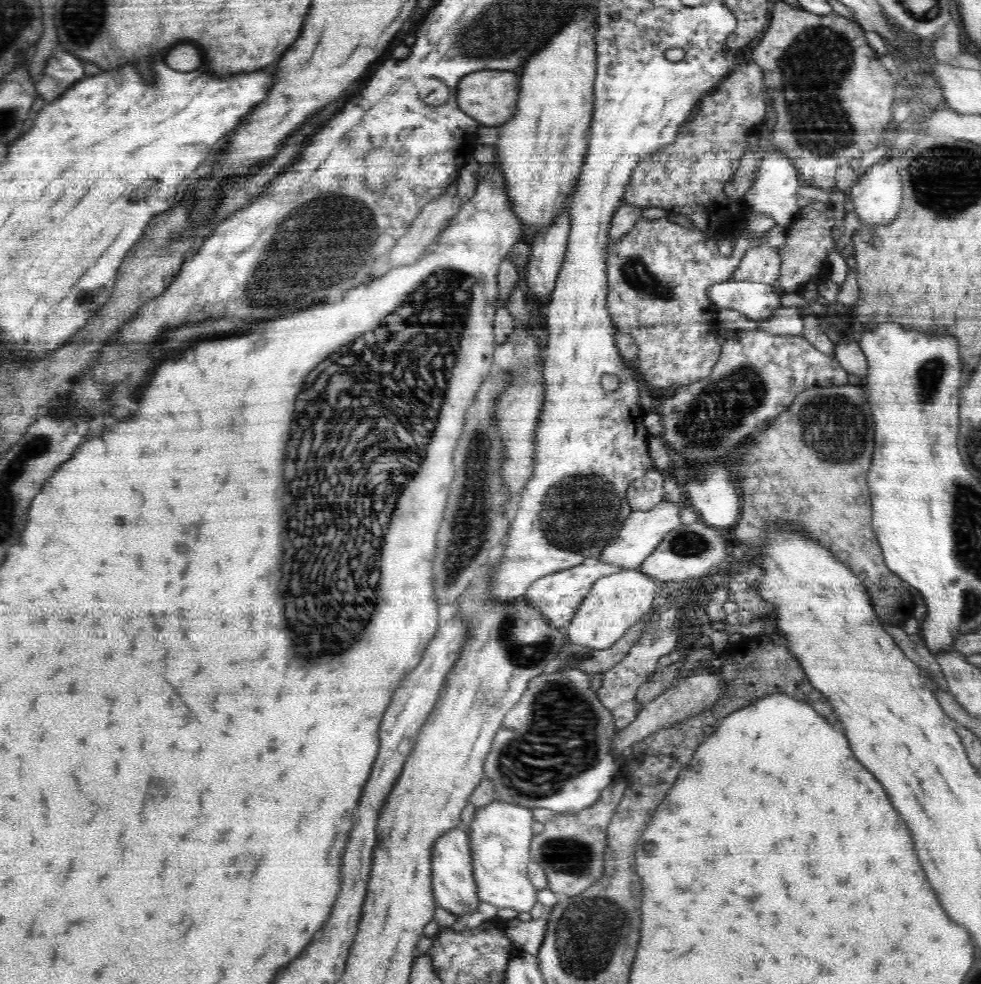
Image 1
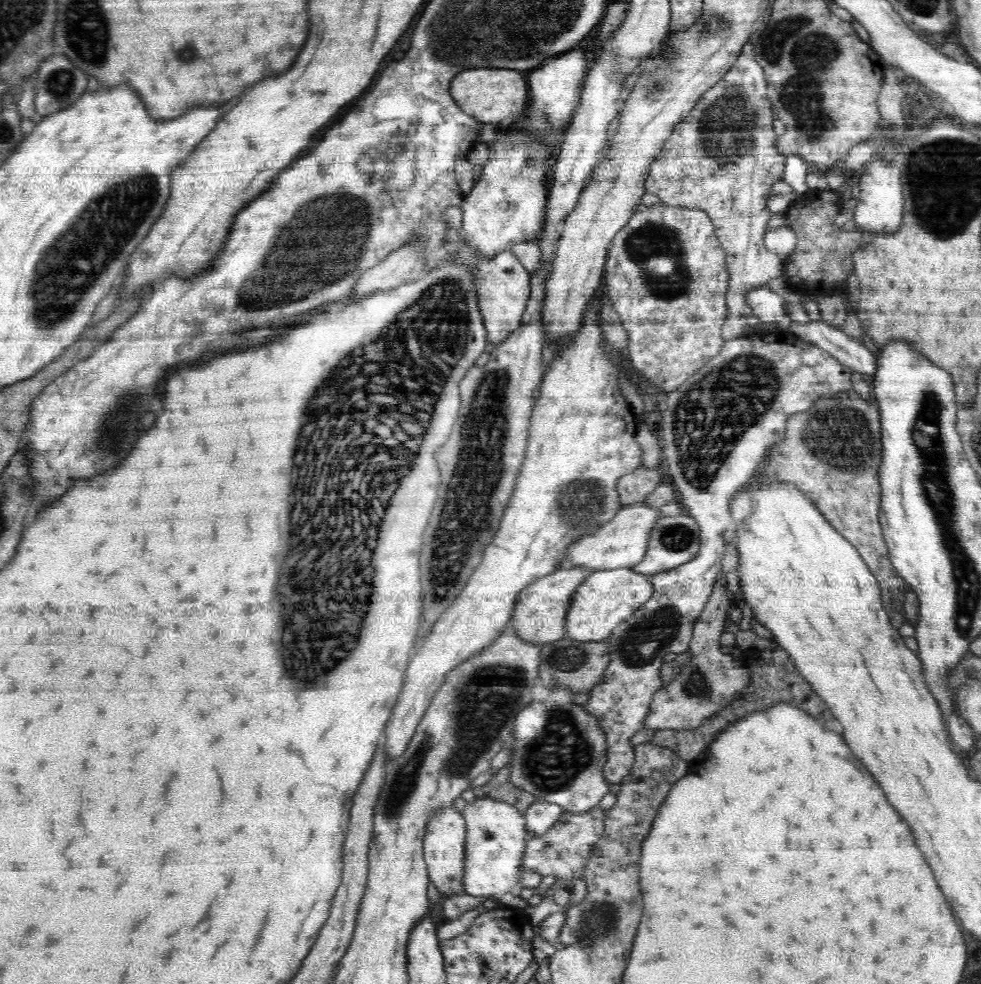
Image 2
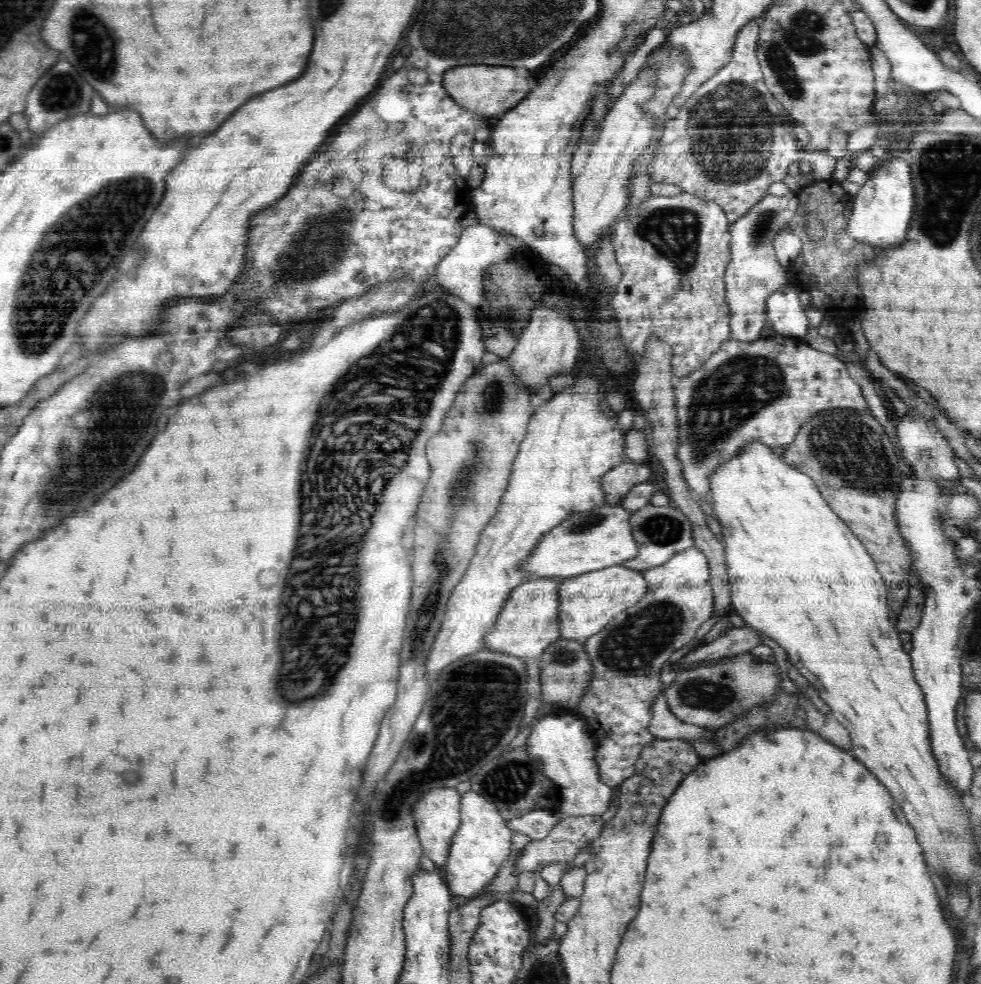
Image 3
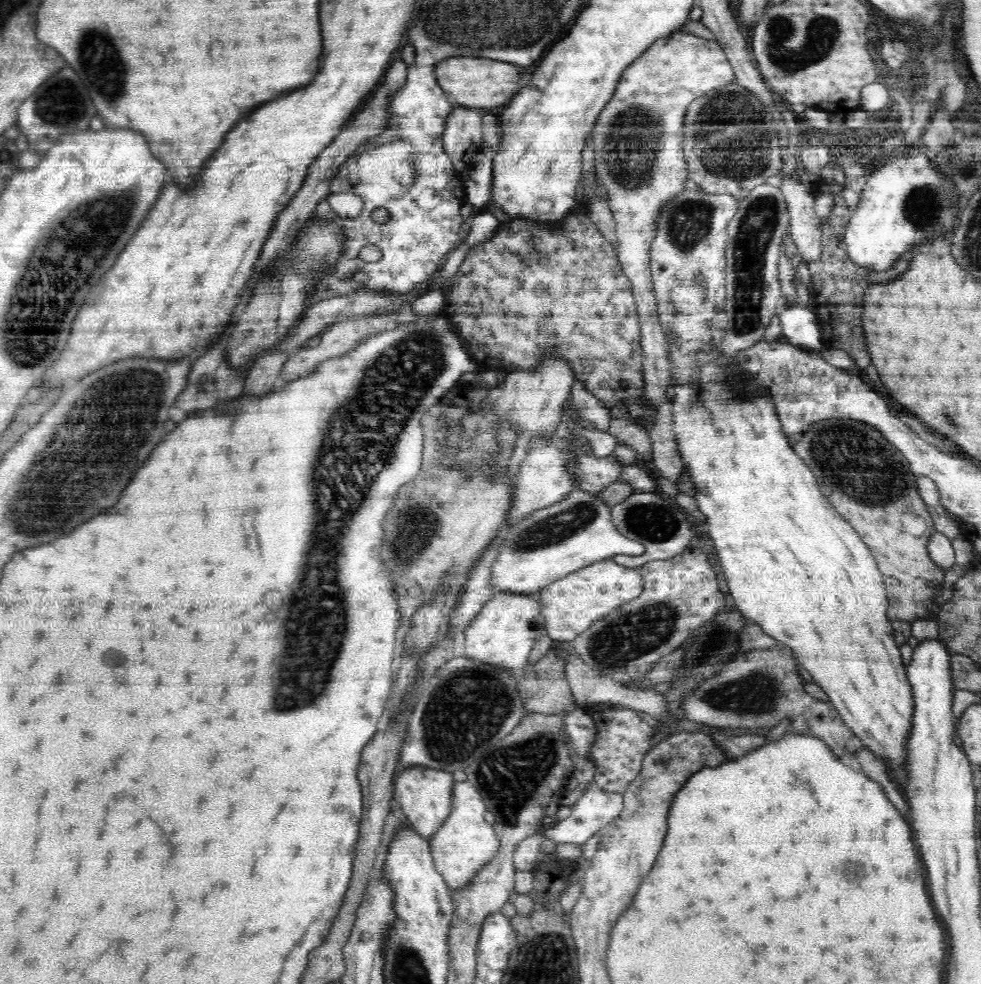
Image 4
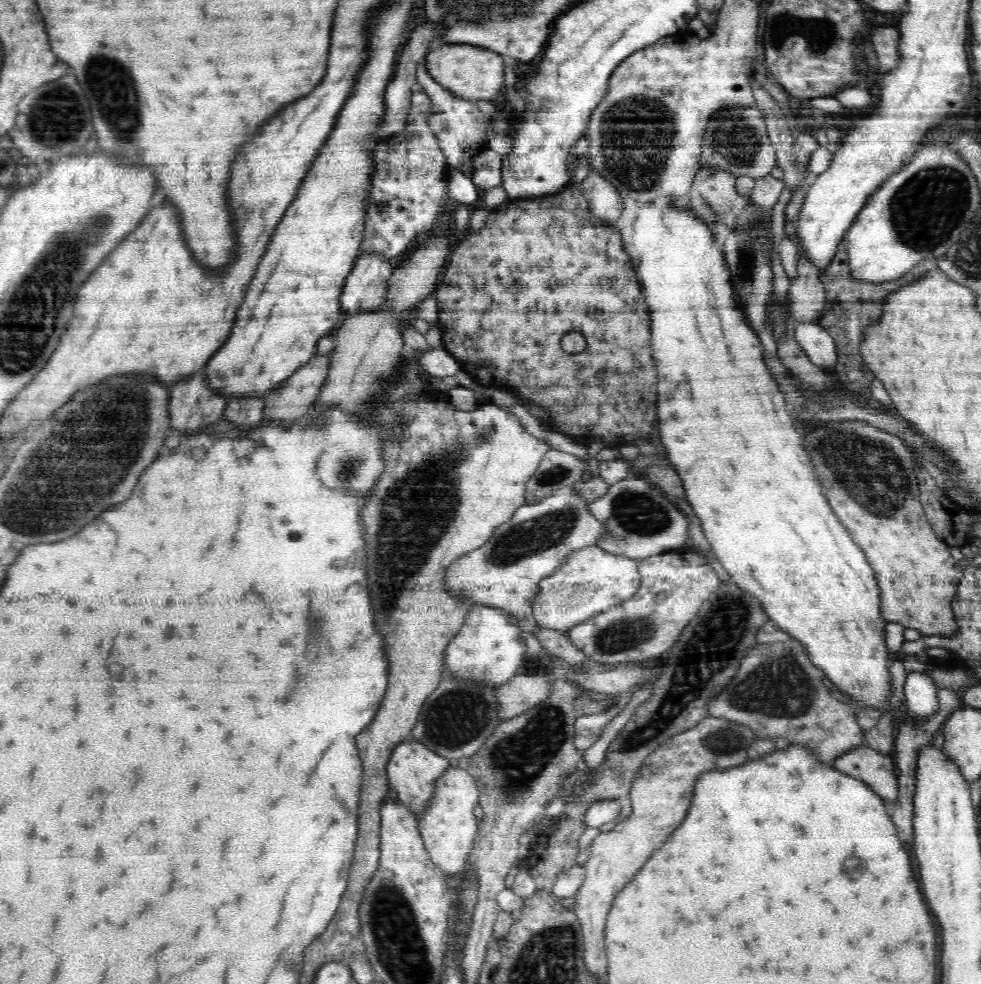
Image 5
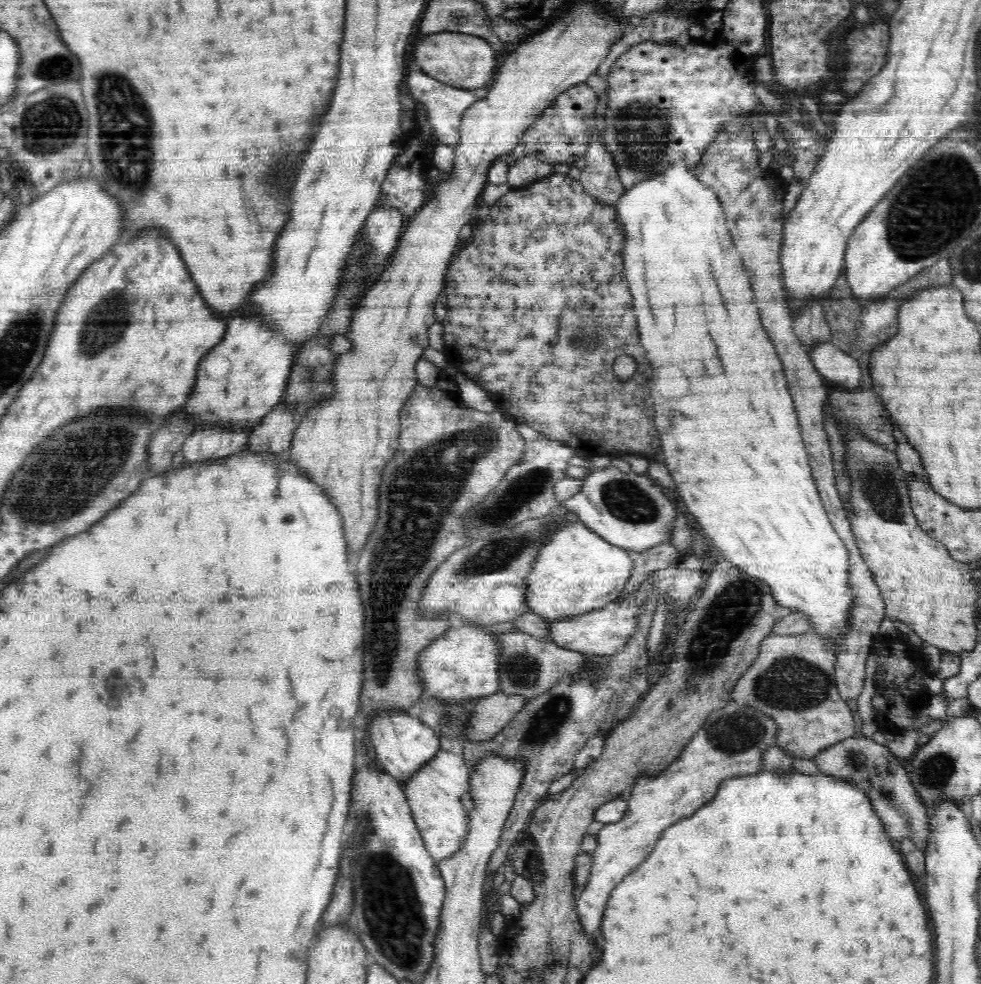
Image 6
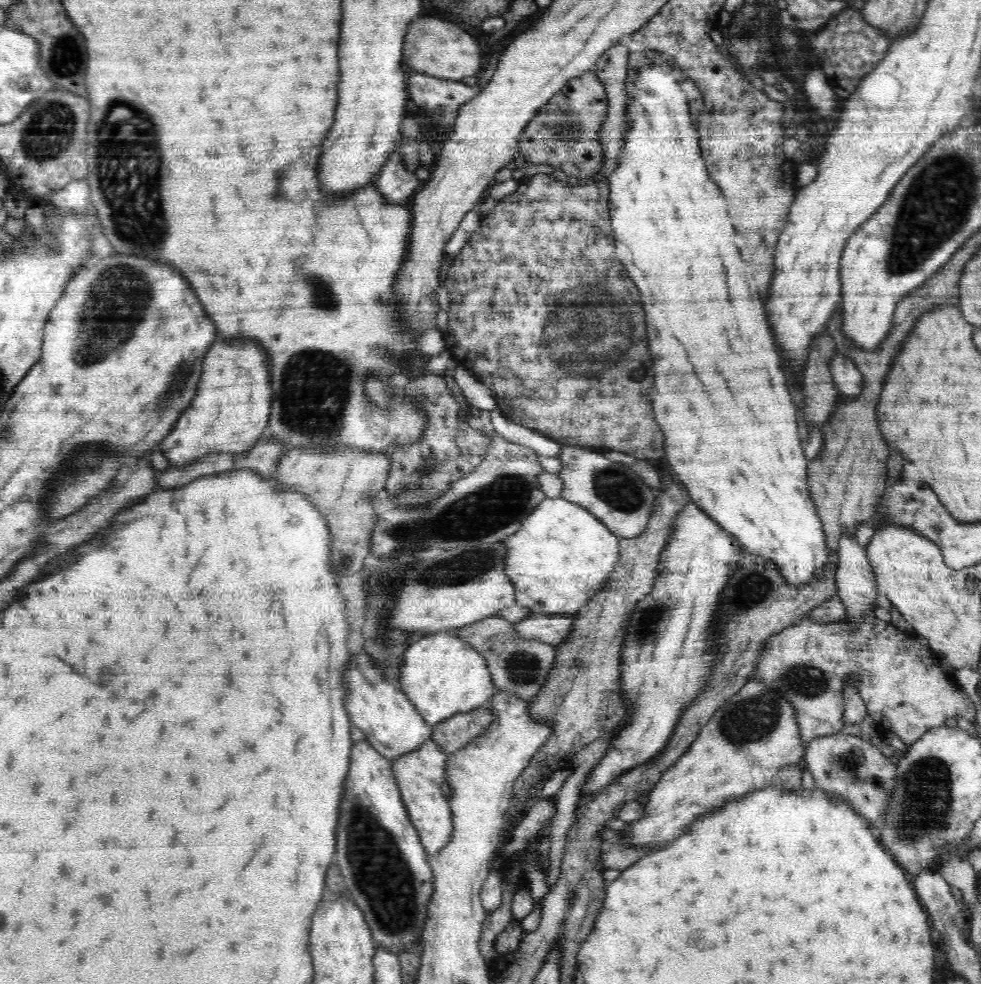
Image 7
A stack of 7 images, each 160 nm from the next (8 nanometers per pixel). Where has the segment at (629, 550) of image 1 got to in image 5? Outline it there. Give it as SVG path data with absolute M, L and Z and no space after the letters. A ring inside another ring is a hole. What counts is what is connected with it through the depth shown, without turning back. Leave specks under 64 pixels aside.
M564 487L534 504L524 504L516 509L512 518L500 524L486 544L478 550L462 554L449 569L444 586L448 594L457 598L466 598L472 604L500 609L518 619L518 625L523 632L533 634L537 632L537 623L532 614L531 603L539 590L539 582L553 576L568 558L568 552L586 548L586 546L599 546L600 538L606 534L604 525L588 511L589 501L584 499L576 489Z

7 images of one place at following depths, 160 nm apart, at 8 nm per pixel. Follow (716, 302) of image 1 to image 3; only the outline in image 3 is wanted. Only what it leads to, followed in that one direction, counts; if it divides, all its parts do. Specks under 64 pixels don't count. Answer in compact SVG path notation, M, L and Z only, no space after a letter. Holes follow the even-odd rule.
M788 283L766 298L765 309L775 333L804 341L809 323L798 298L798 290Z

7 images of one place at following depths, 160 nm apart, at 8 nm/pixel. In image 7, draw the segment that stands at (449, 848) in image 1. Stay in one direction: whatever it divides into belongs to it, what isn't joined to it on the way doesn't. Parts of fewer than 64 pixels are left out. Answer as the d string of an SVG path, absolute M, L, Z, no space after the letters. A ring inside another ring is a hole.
M351 655L344 670L346 711L351 724L365 734L366 741L391 763L402 754L418 750L431 740L432 726L424 720L407 694L383 677L382 671L367 655Z

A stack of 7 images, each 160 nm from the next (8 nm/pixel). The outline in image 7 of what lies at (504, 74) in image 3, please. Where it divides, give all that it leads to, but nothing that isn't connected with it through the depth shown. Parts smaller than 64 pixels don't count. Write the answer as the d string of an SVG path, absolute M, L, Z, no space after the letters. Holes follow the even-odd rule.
M418 16L408 26L403 44L402 64L410 66L416 73L462 81L463 78L481 75L482 51L476 31L464 31L454 22L444 21L440 17Z

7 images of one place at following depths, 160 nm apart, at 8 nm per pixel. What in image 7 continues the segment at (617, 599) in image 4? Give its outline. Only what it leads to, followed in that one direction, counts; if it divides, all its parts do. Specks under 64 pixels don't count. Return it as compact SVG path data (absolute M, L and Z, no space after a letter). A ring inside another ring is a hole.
M546 497L523 520L520 530L502 543L506 545L506 573L514 586L516 602L536 614L575 616L606 587L620 563L619 538L591 512L564 497Z

